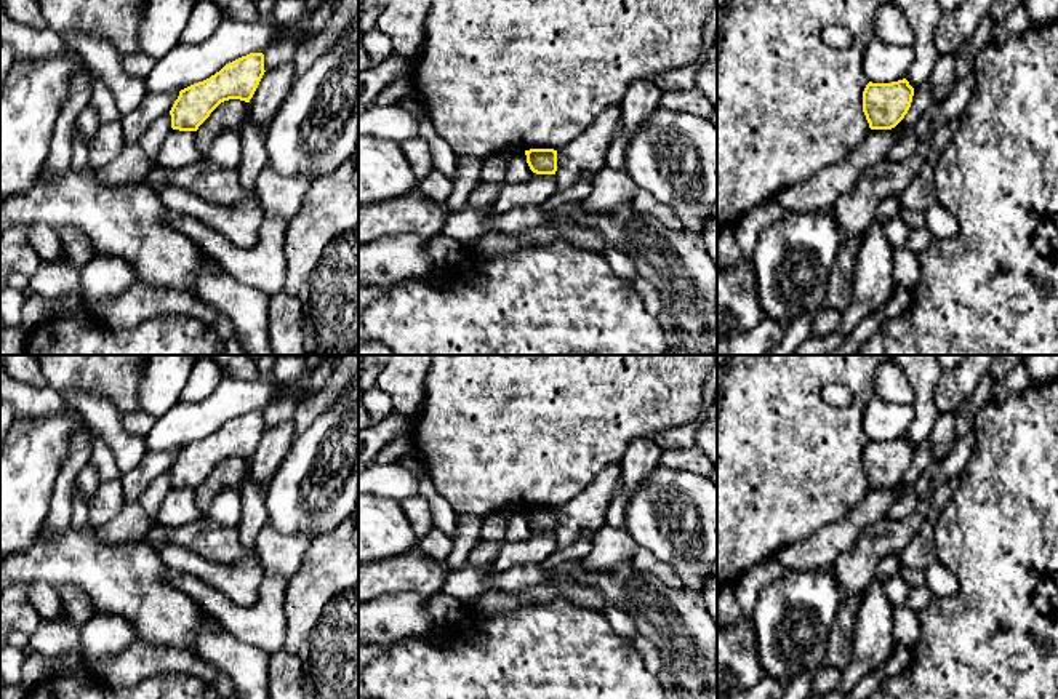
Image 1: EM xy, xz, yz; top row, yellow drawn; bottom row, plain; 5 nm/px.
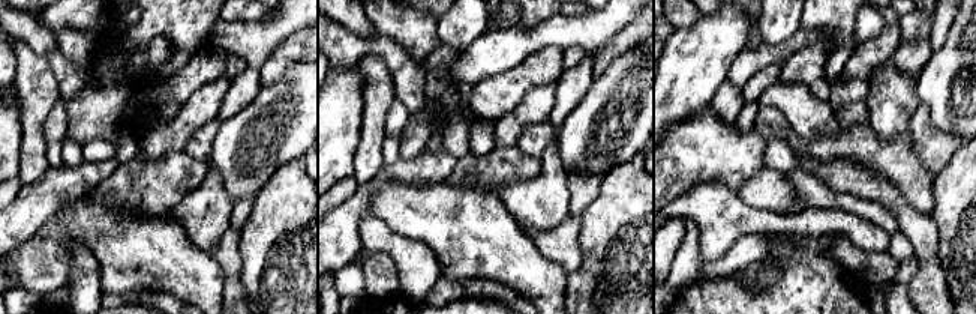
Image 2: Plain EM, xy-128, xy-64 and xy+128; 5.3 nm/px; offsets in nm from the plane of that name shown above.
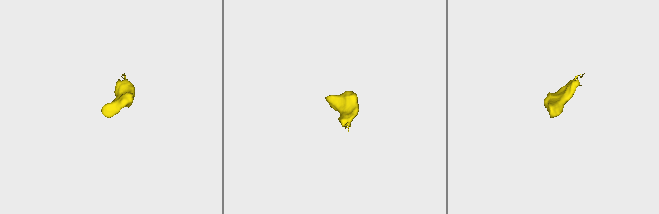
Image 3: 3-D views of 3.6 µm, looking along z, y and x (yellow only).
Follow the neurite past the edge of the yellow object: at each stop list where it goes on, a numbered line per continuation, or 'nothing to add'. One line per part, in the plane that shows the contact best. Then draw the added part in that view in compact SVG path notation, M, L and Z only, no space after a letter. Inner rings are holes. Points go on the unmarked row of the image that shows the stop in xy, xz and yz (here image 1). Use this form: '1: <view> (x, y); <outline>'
nothing to add

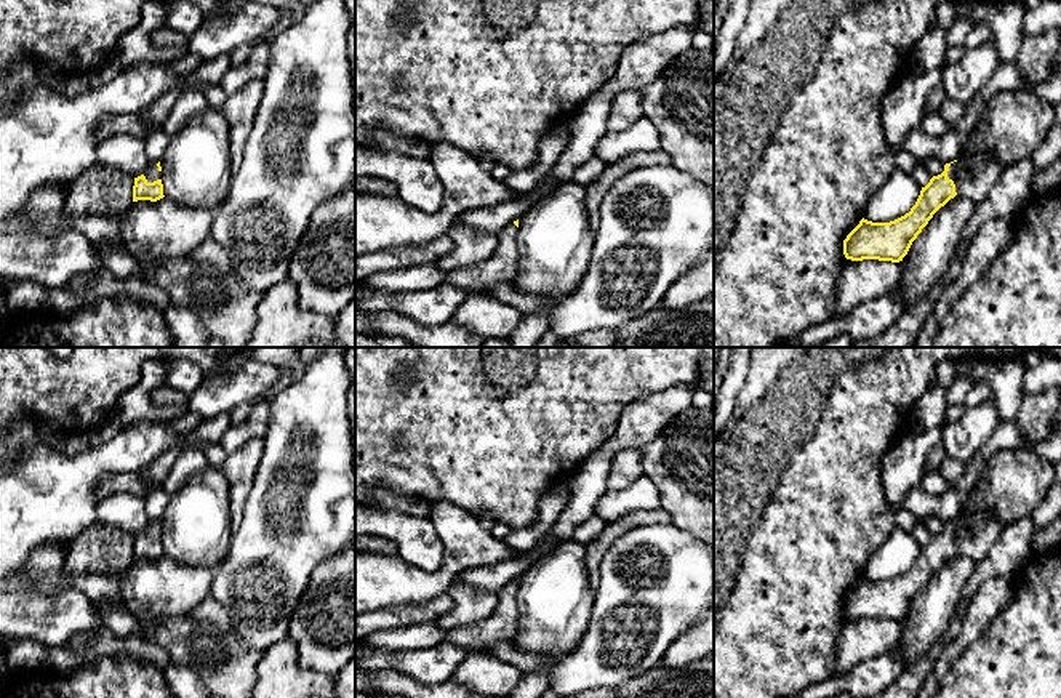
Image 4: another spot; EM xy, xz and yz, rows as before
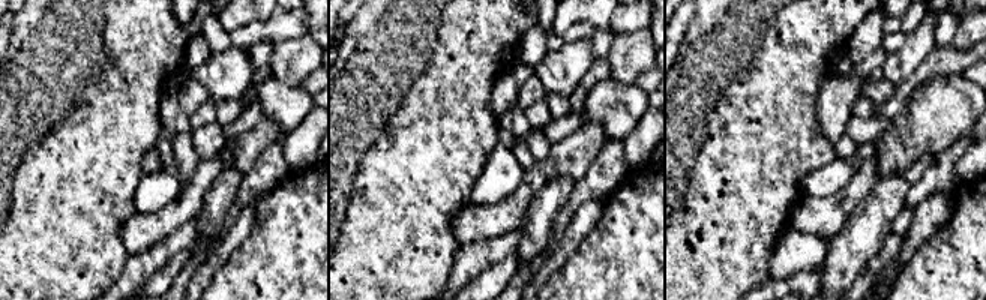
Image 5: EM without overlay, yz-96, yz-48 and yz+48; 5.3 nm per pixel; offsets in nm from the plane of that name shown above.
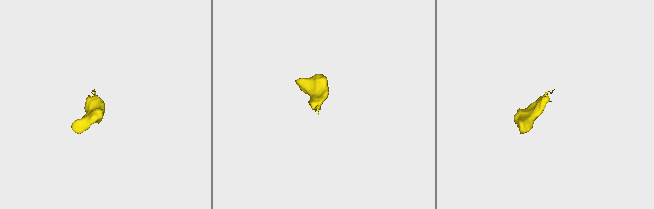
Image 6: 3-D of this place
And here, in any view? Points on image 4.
1: yz (975, 540); M978 512L967 527L962 527L959 520L951 522L947 536L954 540L957 554L967 556L976 564L986 557L1002 528L997 517Z

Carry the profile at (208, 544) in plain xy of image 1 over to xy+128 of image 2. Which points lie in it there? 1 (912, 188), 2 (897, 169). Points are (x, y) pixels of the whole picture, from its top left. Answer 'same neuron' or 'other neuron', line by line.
1: same neuron
2: same neuron

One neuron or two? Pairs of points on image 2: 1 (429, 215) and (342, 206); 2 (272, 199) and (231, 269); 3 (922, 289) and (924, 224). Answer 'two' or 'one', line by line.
1: two
2: two
3: one

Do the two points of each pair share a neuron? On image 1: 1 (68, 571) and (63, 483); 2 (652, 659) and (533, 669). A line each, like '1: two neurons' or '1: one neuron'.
1: two neurons
2: two neurons

